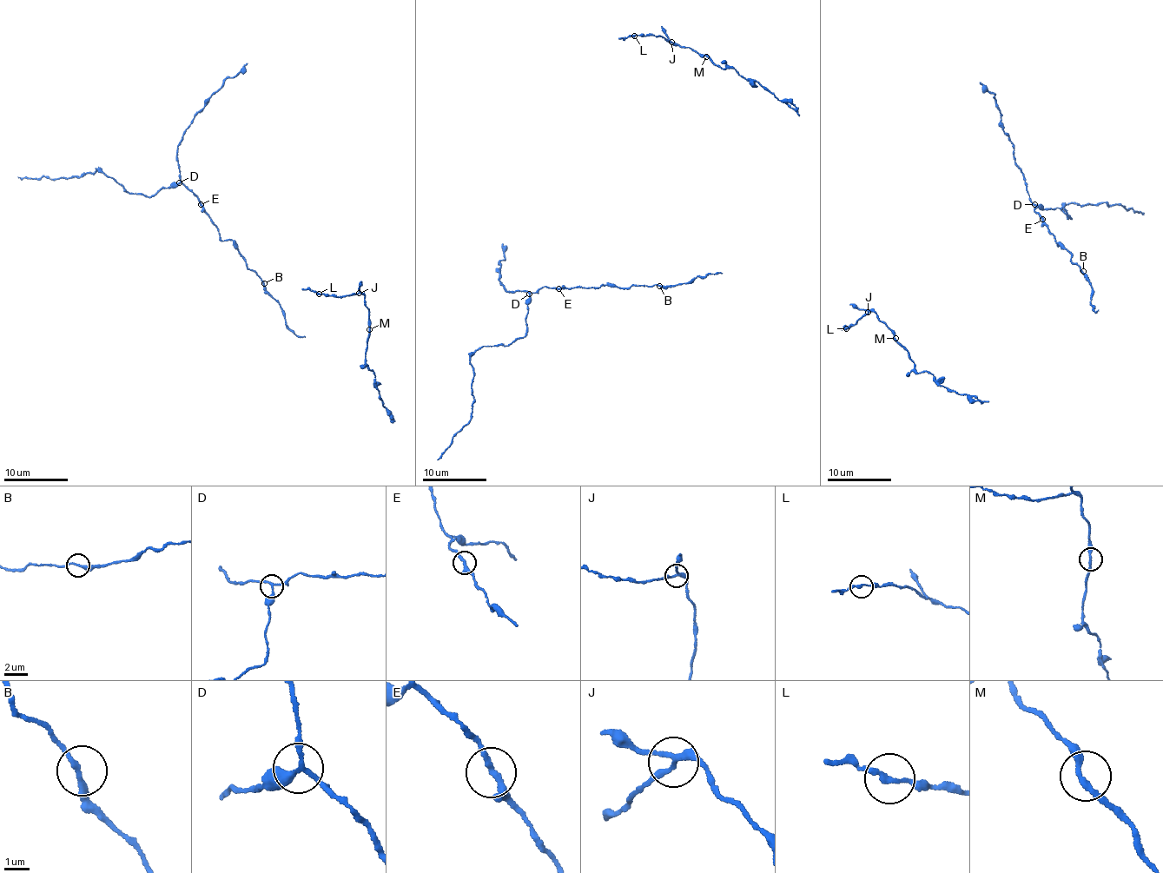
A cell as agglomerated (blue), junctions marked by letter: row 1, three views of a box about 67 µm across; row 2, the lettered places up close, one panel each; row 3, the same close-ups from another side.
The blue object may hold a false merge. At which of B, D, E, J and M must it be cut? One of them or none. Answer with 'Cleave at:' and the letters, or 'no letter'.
Cleave at: J

